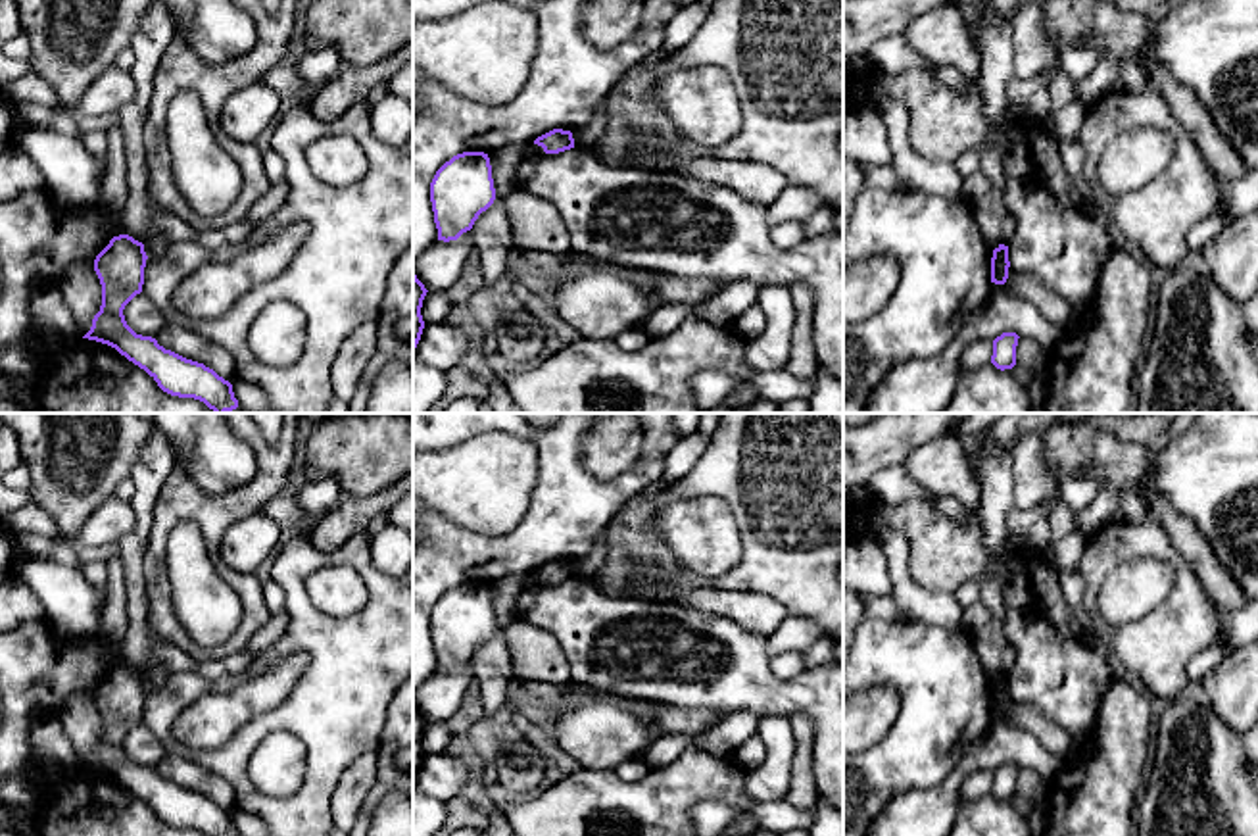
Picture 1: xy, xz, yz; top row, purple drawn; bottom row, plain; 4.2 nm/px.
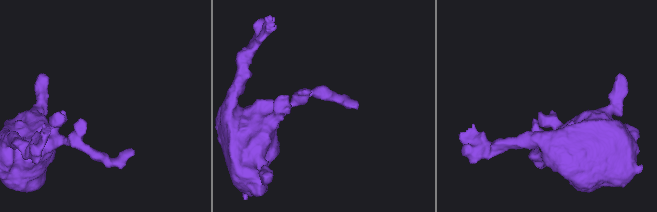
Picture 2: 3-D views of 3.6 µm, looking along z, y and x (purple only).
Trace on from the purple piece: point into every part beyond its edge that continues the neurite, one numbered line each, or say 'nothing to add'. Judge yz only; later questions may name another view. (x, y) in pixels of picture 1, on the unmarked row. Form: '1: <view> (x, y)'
nothing to add

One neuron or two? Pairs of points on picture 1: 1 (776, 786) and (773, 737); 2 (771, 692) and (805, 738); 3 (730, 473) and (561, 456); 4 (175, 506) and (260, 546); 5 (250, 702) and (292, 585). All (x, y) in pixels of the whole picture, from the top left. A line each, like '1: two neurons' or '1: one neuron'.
1: one neuron
2: two neurons
3: two neurons
4: two neurons
5: two neurons

